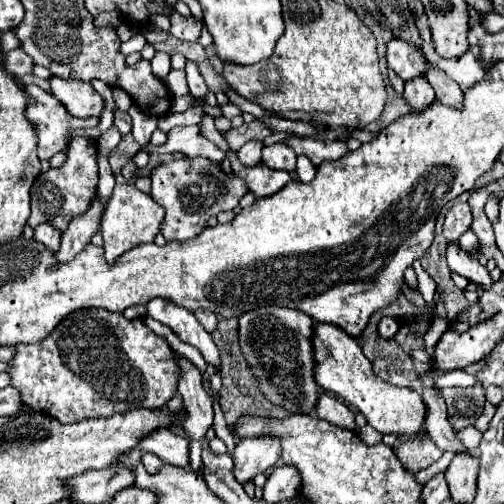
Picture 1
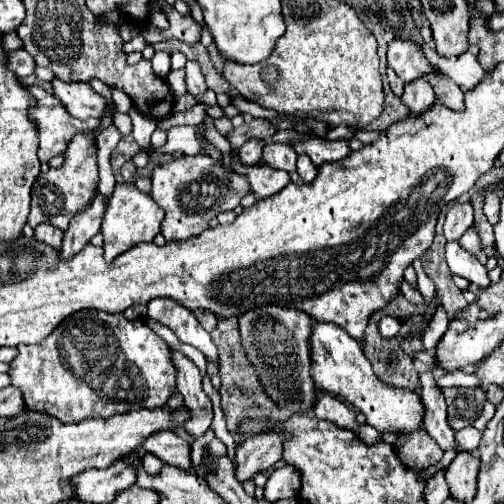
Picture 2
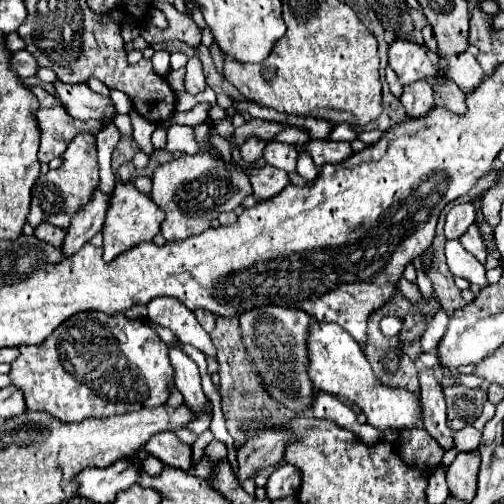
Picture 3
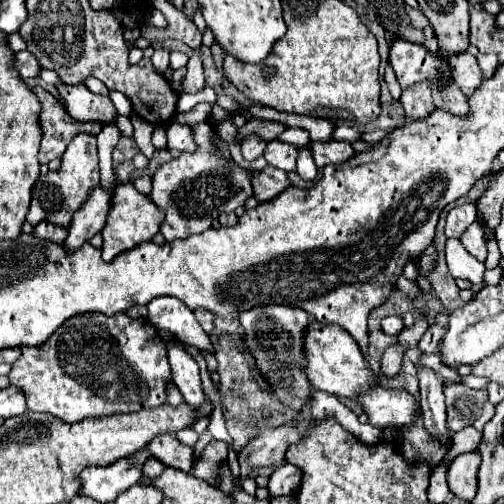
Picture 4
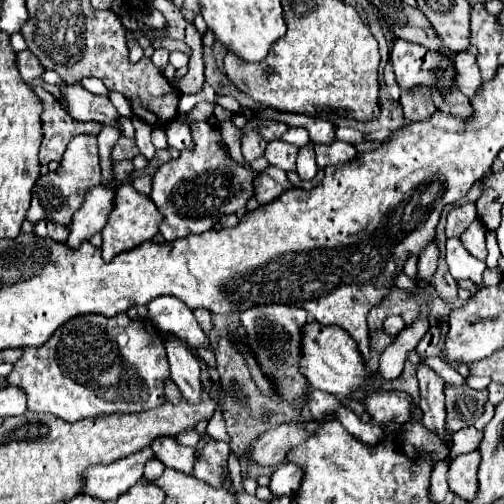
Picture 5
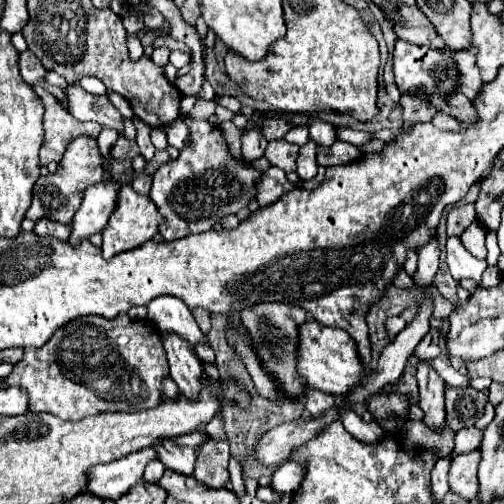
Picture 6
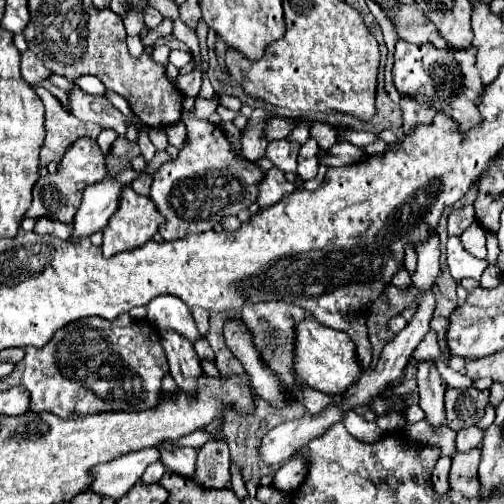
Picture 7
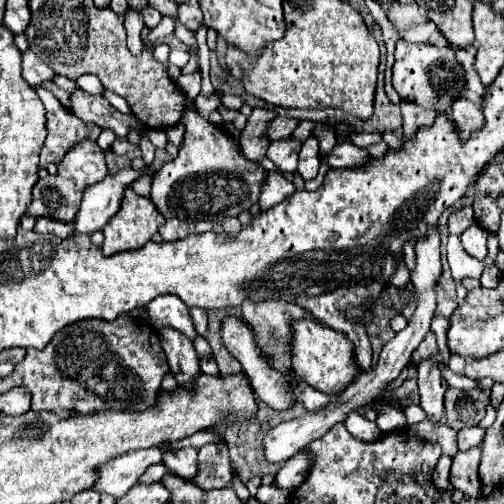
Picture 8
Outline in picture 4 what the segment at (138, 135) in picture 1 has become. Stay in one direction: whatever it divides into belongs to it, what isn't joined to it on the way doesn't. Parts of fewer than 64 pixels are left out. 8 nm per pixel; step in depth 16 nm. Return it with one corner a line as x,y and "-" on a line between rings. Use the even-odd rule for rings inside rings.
132,112
130,118
132,118
132,126
134,126
134,140
136,140
138,148
140,148
140,152
144,152
148,158
152,158
156,148
150,142
150,134
156,128
156,124
148,124
148,120
140,118
136,112

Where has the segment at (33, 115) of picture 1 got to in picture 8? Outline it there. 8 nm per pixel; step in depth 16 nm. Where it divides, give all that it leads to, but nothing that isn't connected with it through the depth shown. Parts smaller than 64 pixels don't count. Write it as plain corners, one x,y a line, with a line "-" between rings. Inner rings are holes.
38,86
36,94
40,96
46,108
48,130
46,142
40,152
40,168
46,168
50,162
58,164
64,158
64,152
68,152
68,148
72,148
72,144
76,144
80,136
92,140
98,138
100,128
96,124
84,124
82,120
76,120
76,116
72,116
70,110
66,110
52,92

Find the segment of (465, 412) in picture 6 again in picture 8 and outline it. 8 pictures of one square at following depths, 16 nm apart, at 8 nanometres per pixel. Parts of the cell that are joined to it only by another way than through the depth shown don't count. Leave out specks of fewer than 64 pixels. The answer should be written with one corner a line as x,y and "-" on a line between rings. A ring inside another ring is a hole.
446,390
446,424
452,430
462,430
468,426
476,426
490,404
490,390

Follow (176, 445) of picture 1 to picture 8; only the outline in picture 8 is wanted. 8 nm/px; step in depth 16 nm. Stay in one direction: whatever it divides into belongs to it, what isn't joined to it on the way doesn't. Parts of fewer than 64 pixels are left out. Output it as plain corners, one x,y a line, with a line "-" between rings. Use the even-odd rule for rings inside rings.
182,448
178,450
170,450
170,452
162,452
162,464
176,476
184,476
184,480
194,480
196,478
196,458
198,458
198,450
194,448

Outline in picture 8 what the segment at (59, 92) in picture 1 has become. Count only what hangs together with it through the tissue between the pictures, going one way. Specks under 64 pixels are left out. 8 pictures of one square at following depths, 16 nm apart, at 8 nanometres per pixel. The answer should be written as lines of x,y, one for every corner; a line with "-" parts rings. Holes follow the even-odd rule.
76,90
72,96
72,114
78,116
82,122
94,122
100,128
110,128
116,132
118,138
124,138
130,128
140,130
138,120
132,116
126,116
104,98
104,96
92,96
88,92

